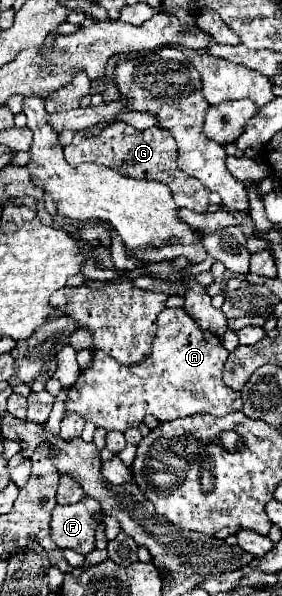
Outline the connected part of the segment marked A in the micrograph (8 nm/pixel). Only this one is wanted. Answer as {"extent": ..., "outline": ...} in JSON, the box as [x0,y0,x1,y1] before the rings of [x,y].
{"extent":[66,309,242,431],"outline":[[[164,309],[157,317],[152,353],[142,363],[122,365],[102,351],[92,351],[92,365],[68,387],[66,411],[76,411],[86,421],[106,431],[138,427],[144,415],[154,415],[162,423],[178,417],[192,417],[202,411],[222,417],[242,409],[240,393],[232,391],[222,381],[226,357],[228,351],[220,339],[210,331],[202,331],[184,309]]]}

